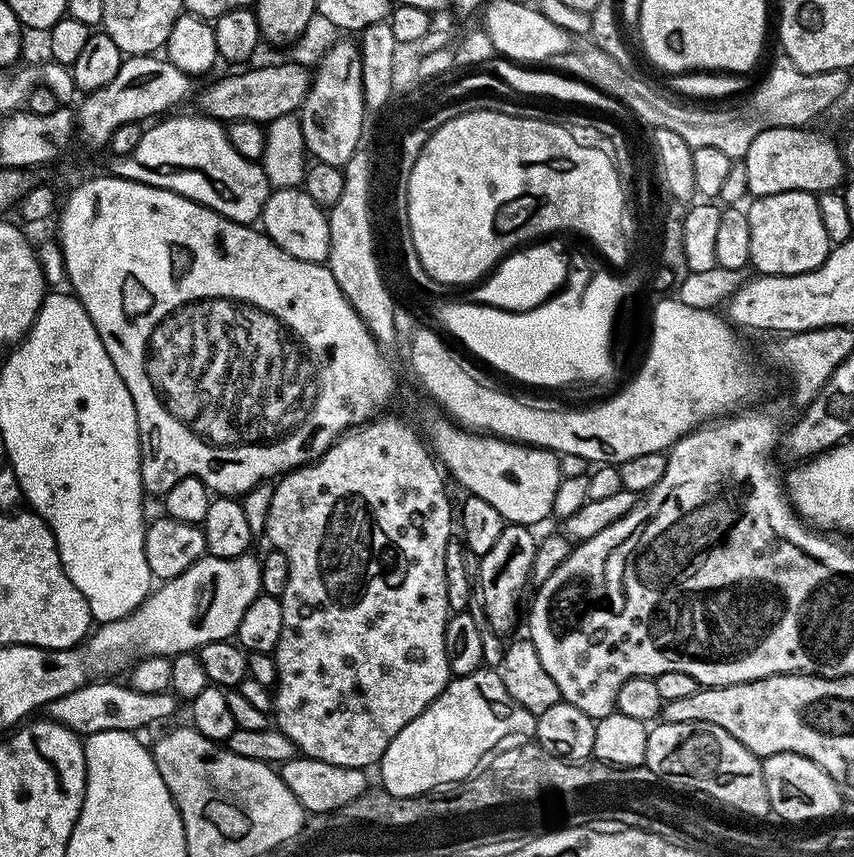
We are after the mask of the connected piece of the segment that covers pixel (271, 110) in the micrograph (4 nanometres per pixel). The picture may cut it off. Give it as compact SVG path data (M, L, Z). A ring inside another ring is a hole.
M272 64L269 68L236 70L233 76L216 80L200 96L199 111L213 120L267 122L293 115L303 104L310 83L310 72L300 64ZM248 71L249 72L244 72Z

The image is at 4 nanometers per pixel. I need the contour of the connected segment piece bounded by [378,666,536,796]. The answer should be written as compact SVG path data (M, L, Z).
M481 666L474 674L449 679L442 694L438 694L436 701L426 706L426 710L422 710L422 714L418 714L418 718L414 718L414 722L406 725L394 738L394 742L386 746L386 754L378 765L379 783L387 792L395 796L432 794L443 789L443 784L456 786L468 780L481 767L480 759L484 760L489 754L496 752L505 743L503 740L507 736L532 738L535 734L536 717L530 710L518 706L514 698L510 698L499 671Z

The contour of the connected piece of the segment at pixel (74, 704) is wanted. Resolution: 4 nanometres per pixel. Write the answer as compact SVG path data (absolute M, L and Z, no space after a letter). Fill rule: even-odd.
M101 678L91 684L84 684L78 690L70 690L62 698L47 705L46 712L57 724L64 724L81 738L98 734L102 730L122 730L133 734L147 724L156 724L159 720L168 720L176 712L178 697L169 690L158 694L142 694L127 683L116 684L115 679Z

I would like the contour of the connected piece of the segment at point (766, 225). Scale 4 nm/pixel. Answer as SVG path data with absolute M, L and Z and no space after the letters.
M783 192L782 194L770 194L769 196L758 196L751 201L752 205L747 205L746 211L750 222L750 264L757 273L765 276L793 276L809 272L815 268L820 268L824 264L830 251L830 241L826 234L826 226L822 226L822 214L818 210L818 199L811 192Z

